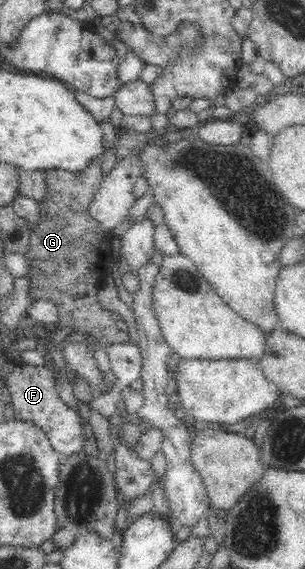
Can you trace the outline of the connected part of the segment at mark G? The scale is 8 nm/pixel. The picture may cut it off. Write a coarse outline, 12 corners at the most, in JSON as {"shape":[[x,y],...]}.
{"shape":[[43,169],[26,255],[27,307],[105,351],[129,340],[98,303],[108,231],[90,216],[96,179]]}

